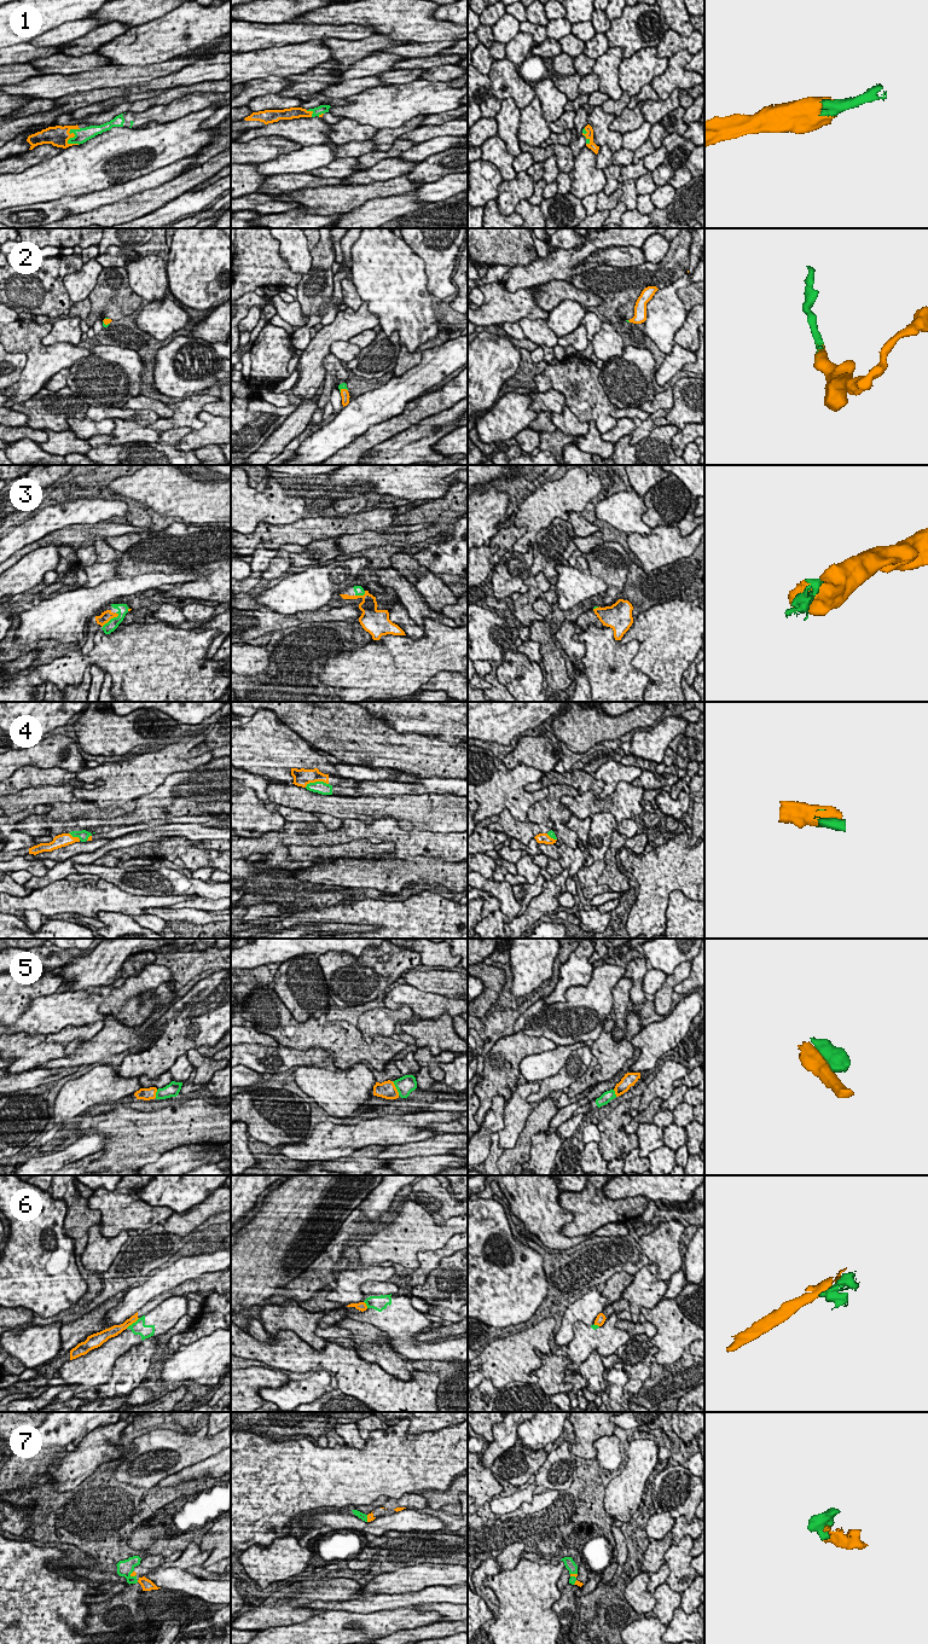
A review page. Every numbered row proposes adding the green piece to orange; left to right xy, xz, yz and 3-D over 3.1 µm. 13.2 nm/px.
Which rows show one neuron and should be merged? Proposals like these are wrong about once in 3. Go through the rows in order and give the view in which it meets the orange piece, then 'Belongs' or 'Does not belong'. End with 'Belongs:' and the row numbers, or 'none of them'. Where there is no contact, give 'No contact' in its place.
1: Touches orange in xy. Belongs
2: Touches orange in xz. Belongs
3: Touches orange in xy. Belongs
4: Touches orange in xz. Belongs
5: Touches orange in xz. Does not belong
6: Touches orange in xy. Does not belong
7: Touches orange in yz. Belongs
Belongs: 1, 2, 3, 4, 7

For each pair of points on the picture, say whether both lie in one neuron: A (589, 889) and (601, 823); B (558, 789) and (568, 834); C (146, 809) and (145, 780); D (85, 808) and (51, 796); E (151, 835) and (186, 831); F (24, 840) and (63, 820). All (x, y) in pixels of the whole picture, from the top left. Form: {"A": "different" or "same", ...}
{"A": "same", "B": "same", "C": "different", "D": "same", "E": "same", "F": "different"}

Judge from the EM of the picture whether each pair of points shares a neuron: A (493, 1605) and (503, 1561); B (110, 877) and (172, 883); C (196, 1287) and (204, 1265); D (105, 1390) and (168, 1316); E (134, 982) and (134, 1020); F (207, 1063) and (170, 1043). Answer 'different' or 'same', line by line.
A: different
B: same
C: different
D: different
E: same
F: different

